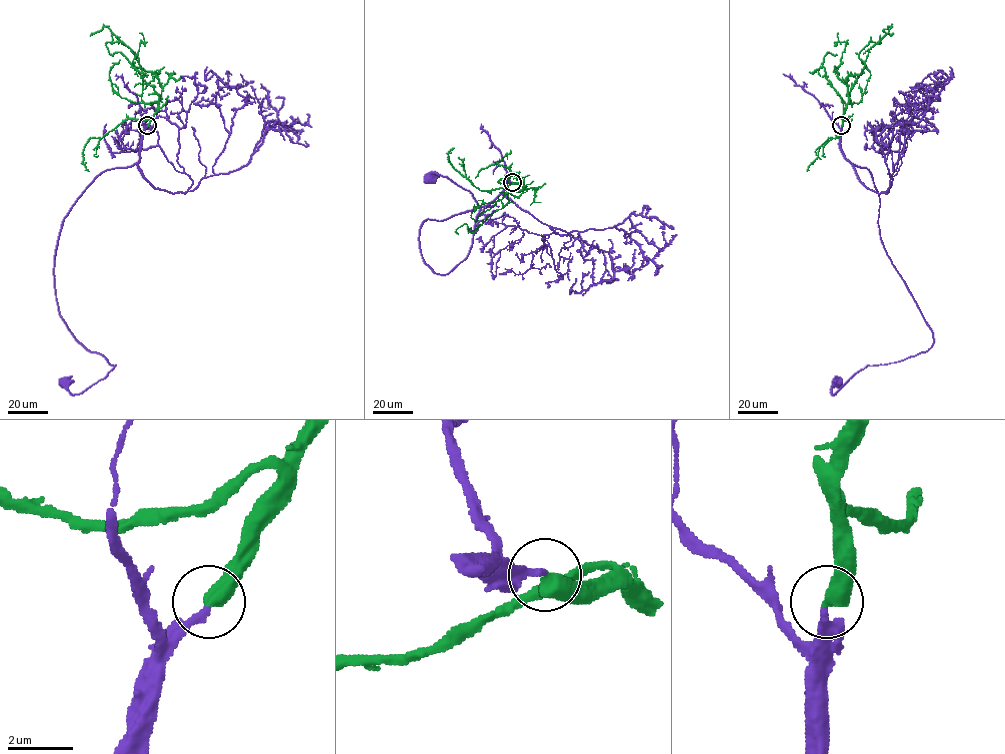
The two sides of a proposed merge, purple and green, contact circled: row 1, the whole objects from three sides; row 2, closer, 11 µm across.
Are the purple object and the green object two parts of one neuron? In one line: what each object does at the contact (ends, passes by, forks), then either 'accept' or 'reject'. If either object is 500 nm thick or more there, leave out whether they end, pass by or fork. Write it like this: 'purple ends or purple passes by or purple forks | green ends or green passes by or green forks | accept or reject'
accept

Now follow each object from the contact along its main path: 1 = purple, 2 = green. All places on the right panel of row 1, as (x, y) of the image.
1: (841, 126), (842, 154), (870, 172), (881, 241), (933, 343), (913, 356), (867, 365), (833, 394), (838, 382)
2: (841, 125), (843, 112), (850, 104), (850, 88), (868, 50), (891, 26), (884, 29), (893, 32)

